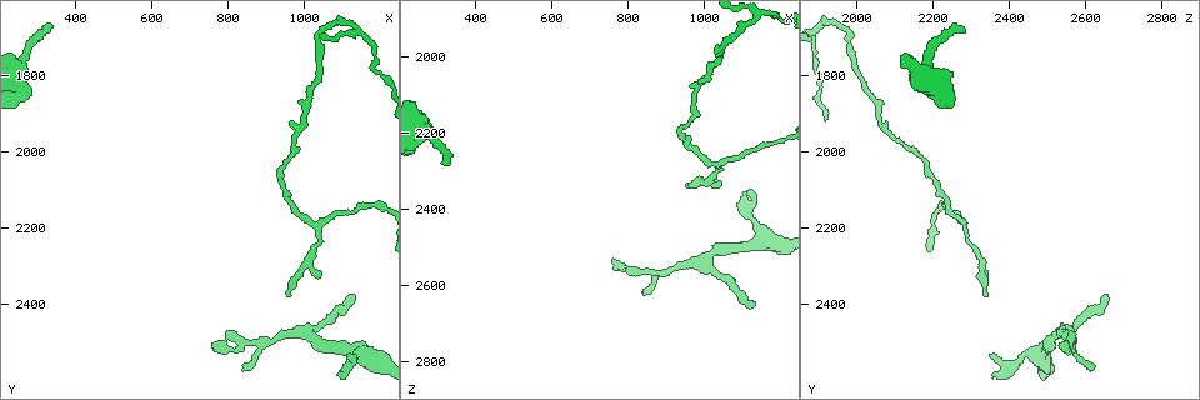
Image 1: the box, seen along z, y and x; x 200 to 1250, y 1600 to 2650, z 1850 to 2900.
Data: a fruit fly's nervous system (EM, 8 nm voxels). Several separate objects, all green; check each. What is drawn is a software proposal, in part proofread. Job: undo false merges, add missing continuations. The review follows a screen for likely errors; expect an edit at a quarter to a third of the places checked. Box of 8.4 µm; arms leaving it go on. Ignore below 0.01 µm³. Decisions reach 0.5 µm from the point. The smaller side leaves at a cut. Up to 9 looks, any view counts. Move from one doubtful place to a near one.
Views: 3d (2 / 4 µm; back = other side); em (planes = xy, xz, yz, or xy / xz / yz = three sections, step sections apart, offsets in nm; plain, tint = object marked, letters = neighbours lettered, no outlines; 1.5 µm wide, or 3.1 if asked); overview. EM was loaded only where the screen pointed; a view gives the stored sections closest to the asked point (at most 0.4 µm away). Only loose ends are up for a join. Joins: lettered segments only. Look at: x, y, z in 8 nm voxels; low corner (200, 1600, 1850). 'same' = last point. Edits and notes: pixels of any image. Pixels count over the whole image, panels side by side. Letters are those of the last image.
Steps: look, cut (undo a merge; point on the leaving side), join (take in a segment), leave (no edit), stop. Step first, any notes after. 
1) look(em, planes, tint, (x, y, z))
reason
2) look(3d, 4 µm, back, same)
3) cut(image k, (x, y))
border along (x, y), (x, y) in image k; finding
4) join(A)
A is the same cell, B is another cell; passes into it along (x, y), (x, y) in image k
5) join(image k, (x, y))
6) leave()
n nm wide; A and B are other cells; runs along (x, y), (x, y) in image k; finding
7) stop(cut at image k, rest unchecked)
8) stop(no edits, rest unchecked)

look(3d, 2 µm, (960, 2375, 2340))
free end

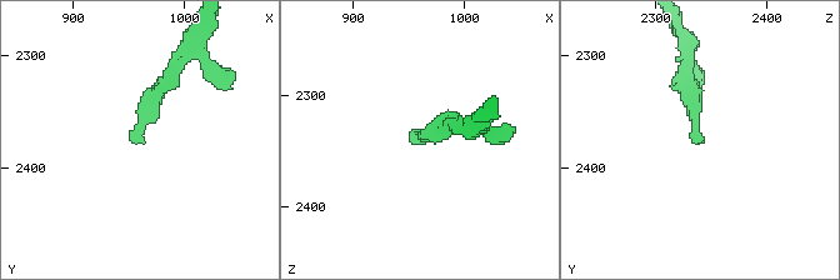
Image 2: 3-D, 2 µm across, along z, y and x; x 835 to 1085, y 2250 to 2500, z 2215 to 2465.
look(em, planes, letters, (952, 2376, 2338))

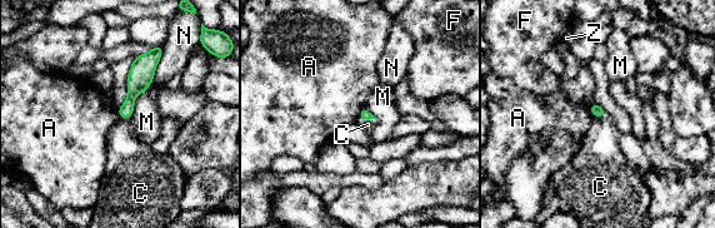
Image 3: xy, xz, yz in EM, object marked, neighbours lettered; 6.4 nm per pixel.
join(C)
C is the same cell, A, F, M, N and Z are other cells; passes into it along (364, 114), (366, 118), (368, 124) in image 3; it goes on there

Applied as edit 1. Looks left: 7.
look(overview)

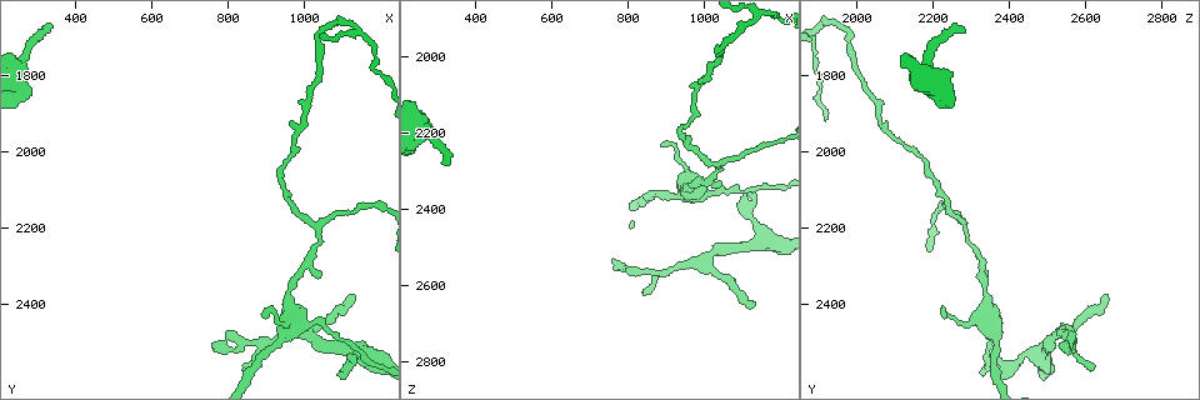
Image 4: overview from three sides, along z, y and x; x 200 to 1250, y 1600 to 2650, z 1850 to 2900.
look(em, yz, step 4, tint, (1130, 2375, 2655))
an open end

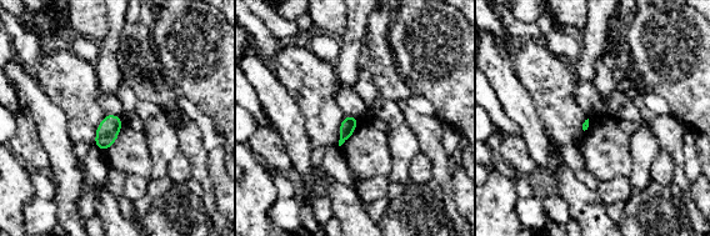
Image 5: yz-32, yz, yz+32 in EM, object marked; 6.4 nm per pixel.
look(em, xy, step 8, letters, same)

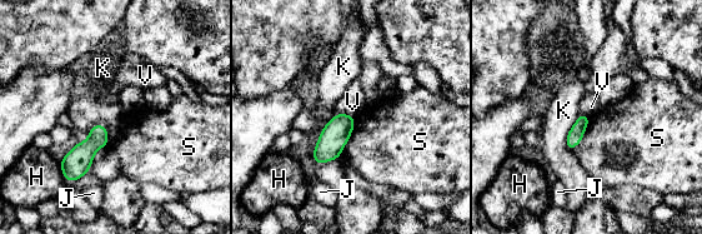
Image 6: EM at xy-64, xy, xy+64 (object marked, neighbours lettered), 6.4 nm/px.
leave()
90 nm wide; S touches over 280 nm; H, J, K, S and V are other cells; none of them fits

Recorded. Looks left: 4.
look(em, planes, plain, (320, 1690, 2285))
tapers out

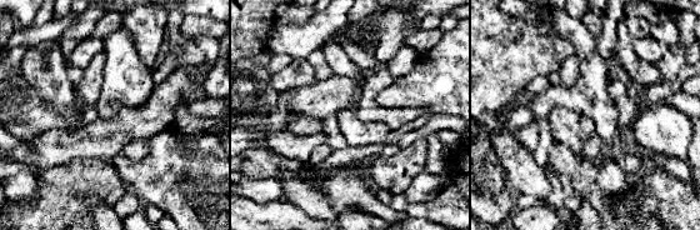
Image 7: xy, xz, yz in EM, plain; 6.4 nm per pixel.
look(em, planes, letters, same)
what lies round it

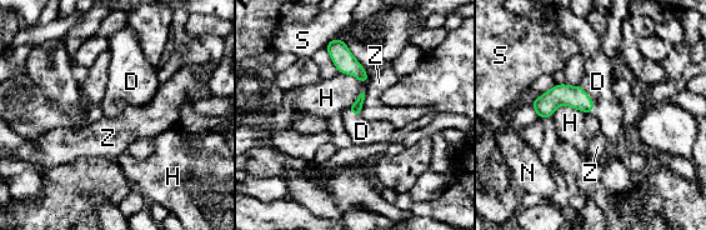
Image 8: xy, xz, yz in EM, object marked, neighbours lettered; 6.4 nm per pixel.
join(D)
H touches over 220 nm; D is the same cell, H, N, S and Z are other cells; passes into it along (576, 98), (590, 99), (597, 81) in image 8; the cell continues

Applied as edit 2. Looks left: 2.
stop(join at image 3, join at image 8, rest unchecked)

